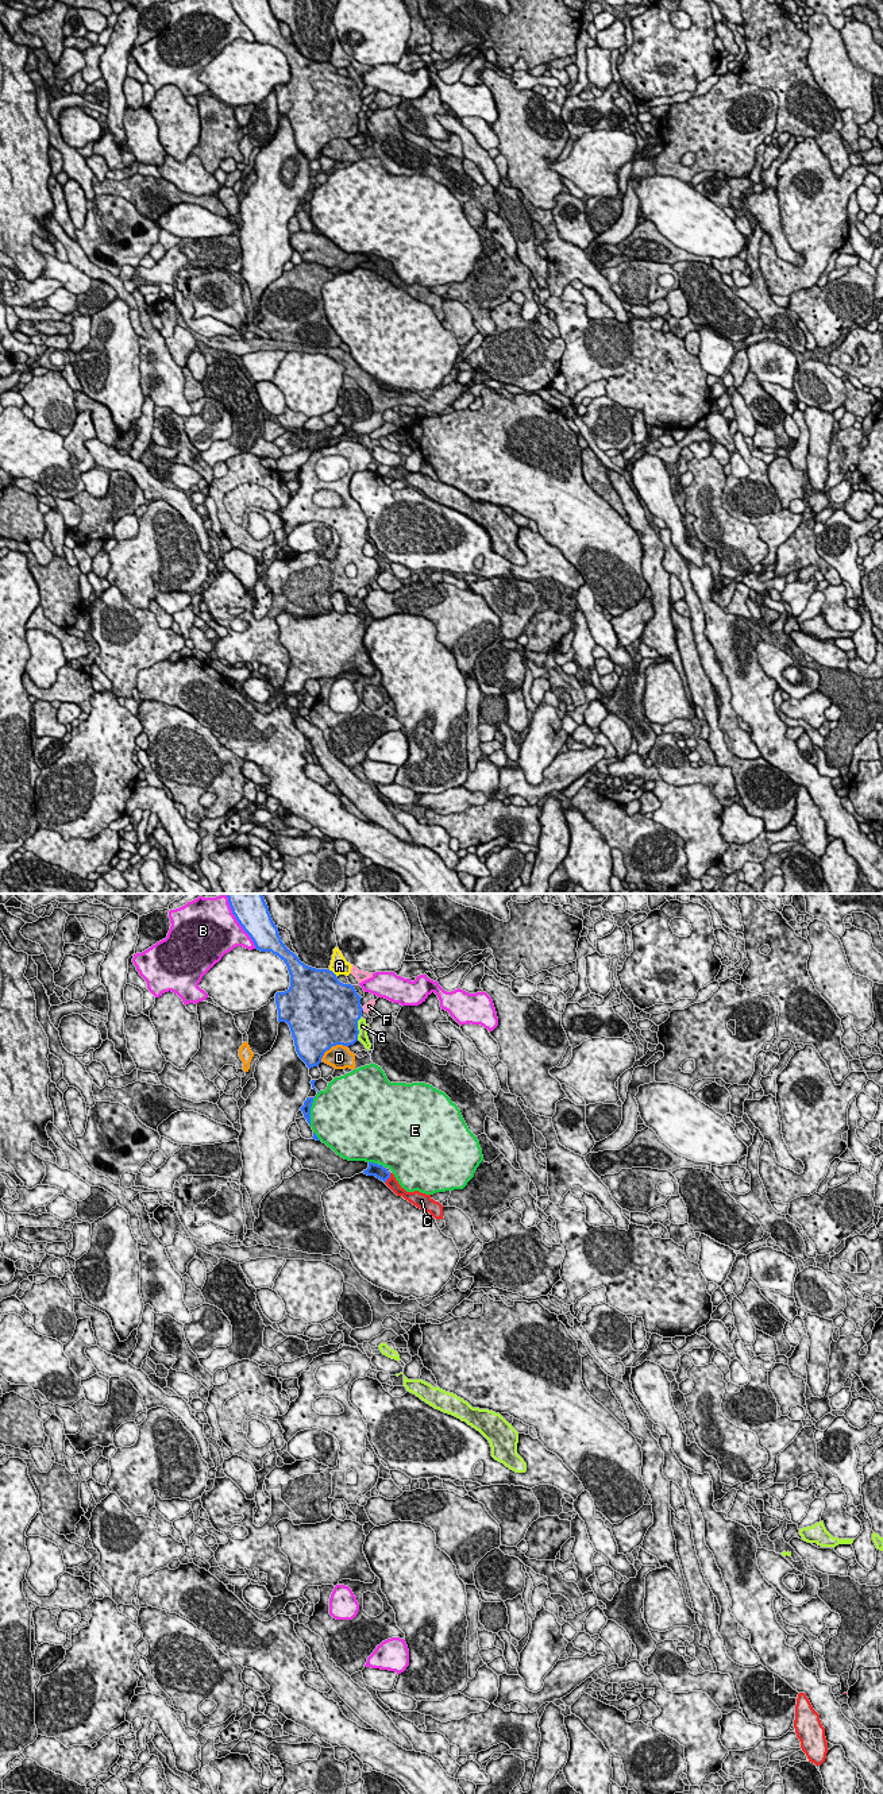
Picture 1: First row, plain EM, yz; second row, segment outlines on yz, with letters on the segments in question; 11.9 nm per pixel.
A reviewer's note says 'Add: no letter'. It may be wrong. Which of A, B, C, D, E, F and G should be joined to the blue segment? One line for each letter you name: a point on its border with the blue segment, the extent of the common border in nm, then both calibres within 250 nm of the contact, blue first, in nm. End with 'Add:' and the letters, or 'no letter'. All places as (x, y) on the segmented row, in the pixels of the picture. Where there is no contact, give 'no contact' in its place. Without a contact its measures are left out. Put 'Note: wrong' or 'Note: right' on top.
Note: wrong
C: contact yz (388, 1177); length 140 nm; calibres 160 and 140 nm
Add: C

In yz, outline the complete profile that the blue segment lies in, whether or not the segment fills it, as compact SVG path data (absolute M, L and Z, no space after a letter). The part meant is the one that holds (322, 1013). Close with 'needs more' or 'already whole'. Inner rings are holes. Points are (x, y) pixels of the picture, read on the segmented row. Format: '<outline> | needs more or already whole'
M225 894L230 907L239 925L252 940L255 949L271 952L288 967L290 987L285 992L275 994L278 1022L286 1022L298 1057L311 1069L319 1066L327 1050L332 1046L350 1046L358 1041L358 1021L362 1016L360 996L354 985L343 984L329 969L316 969L305 965L281 941L278 927L271 919L269 907L262 894Z | already whole

